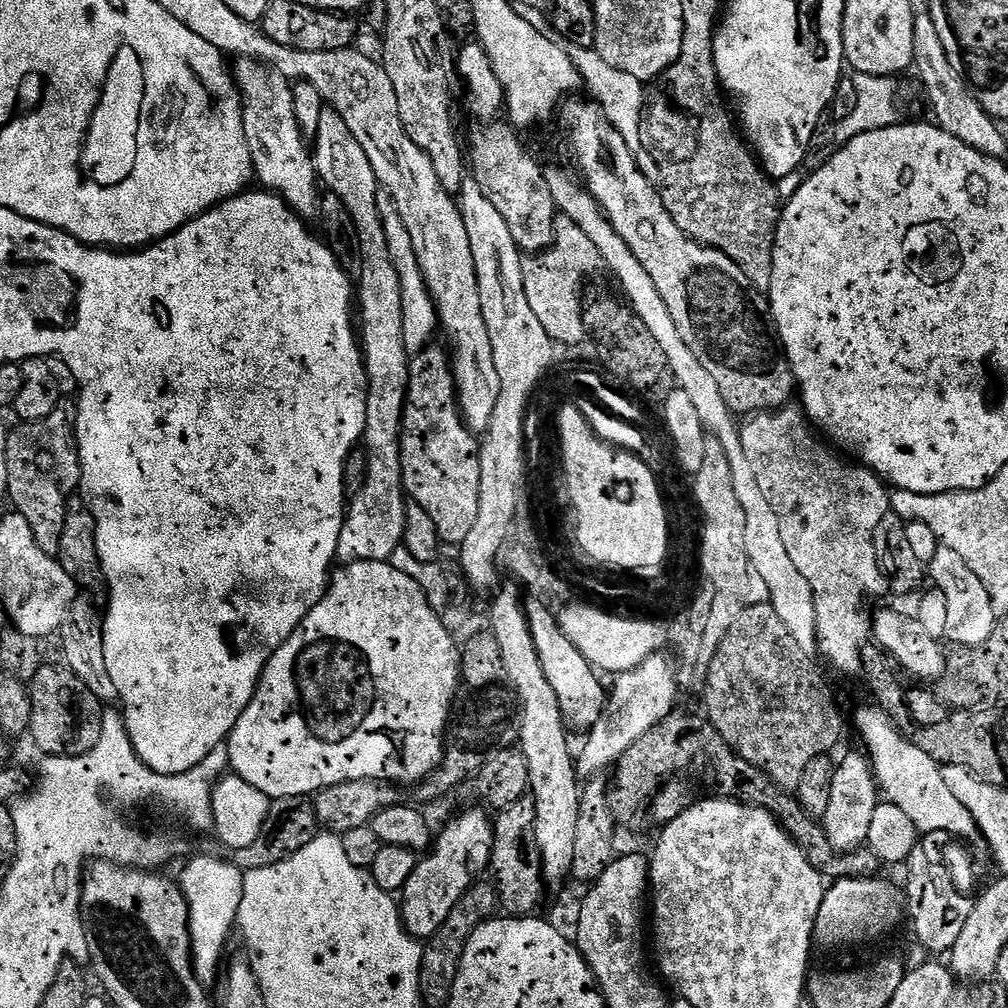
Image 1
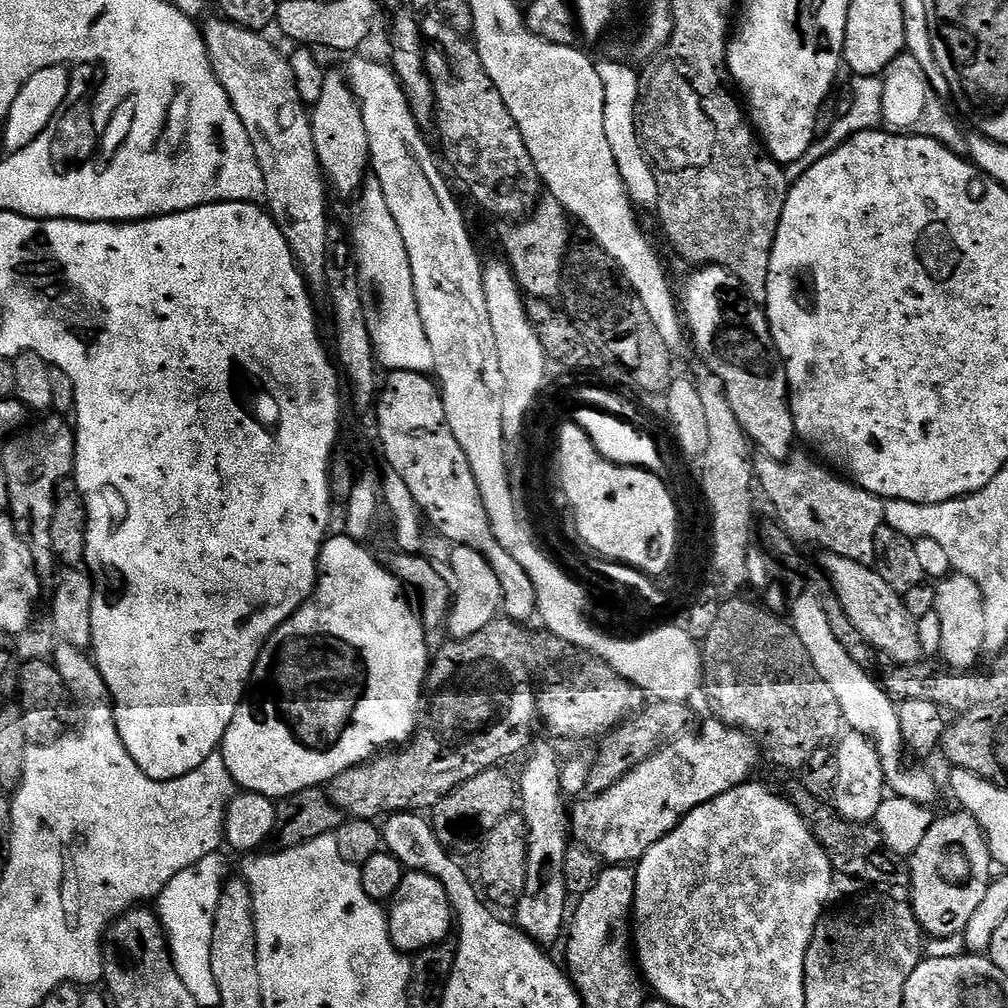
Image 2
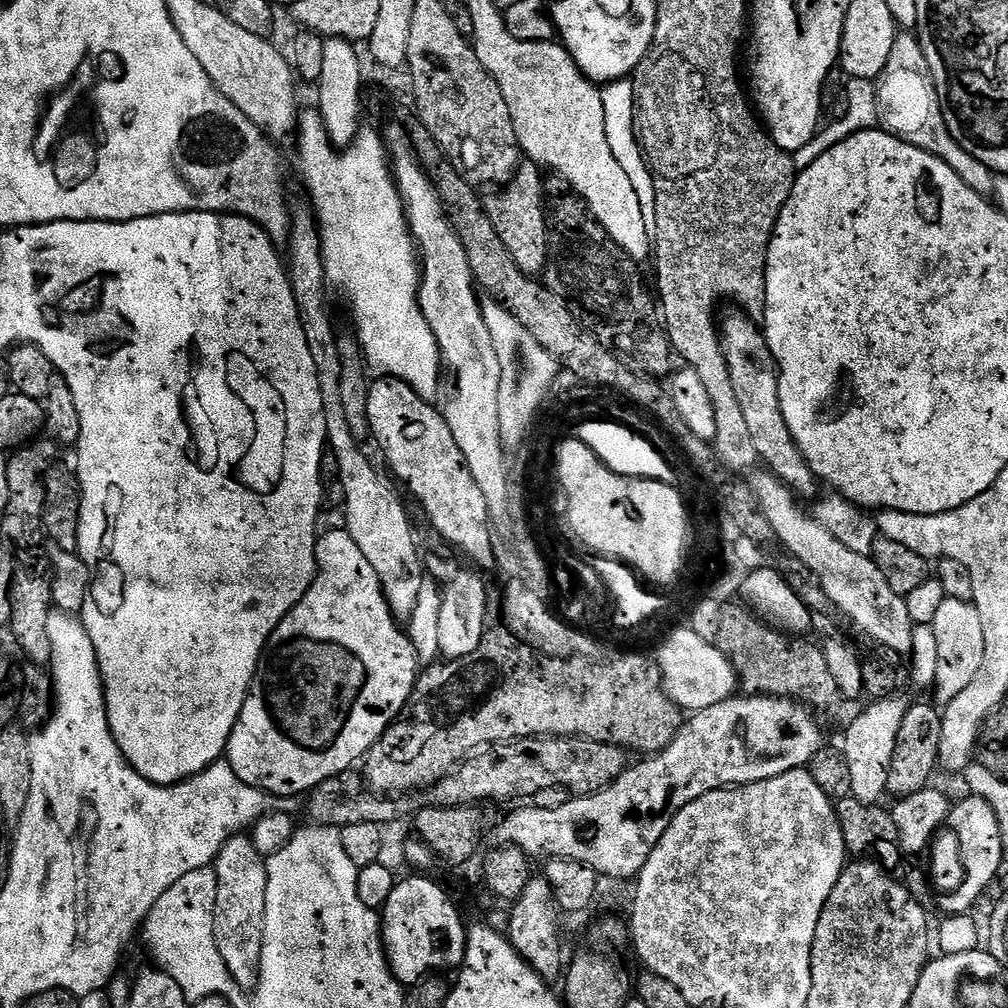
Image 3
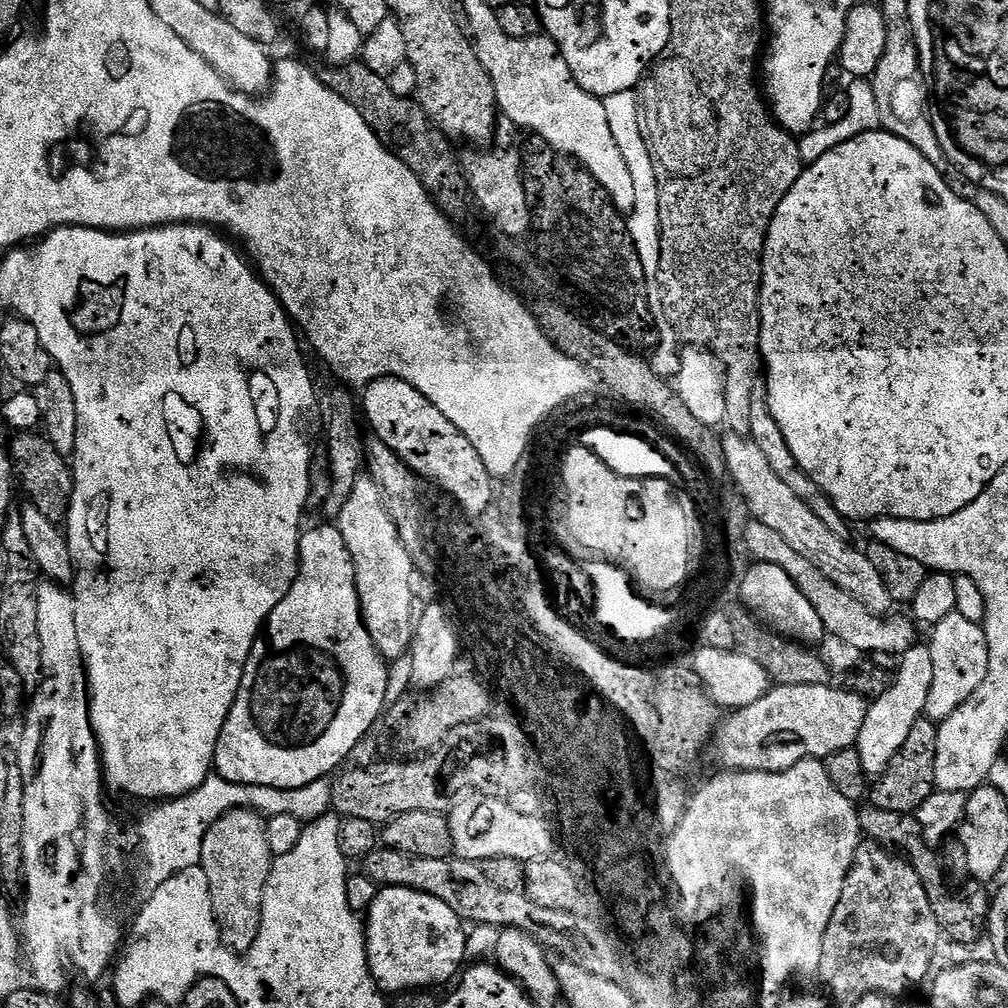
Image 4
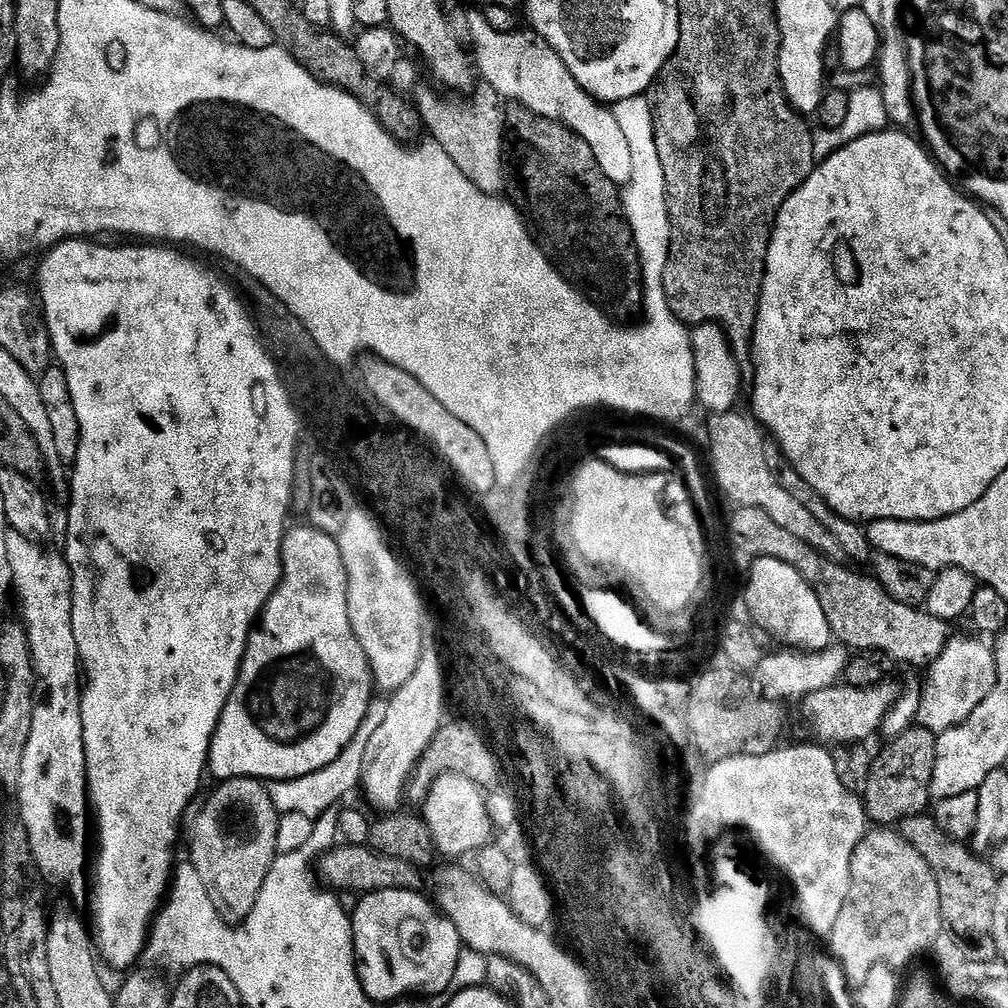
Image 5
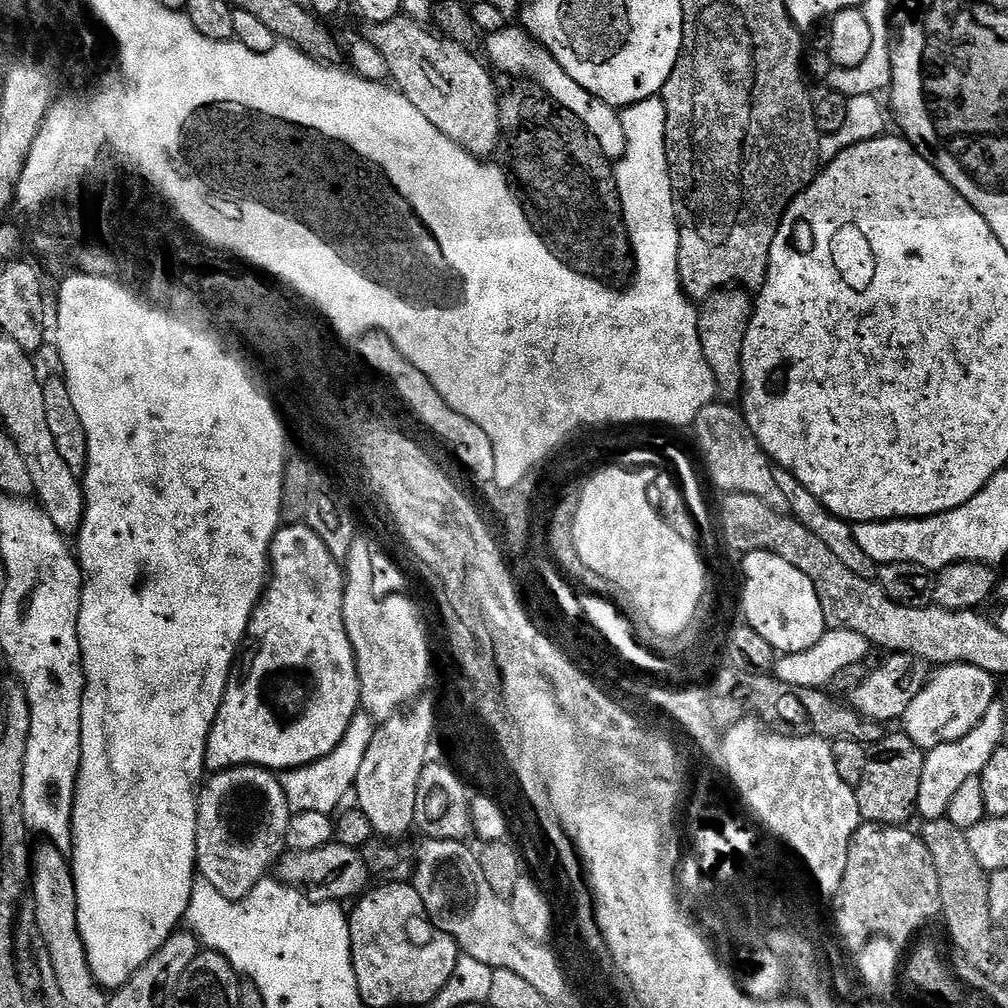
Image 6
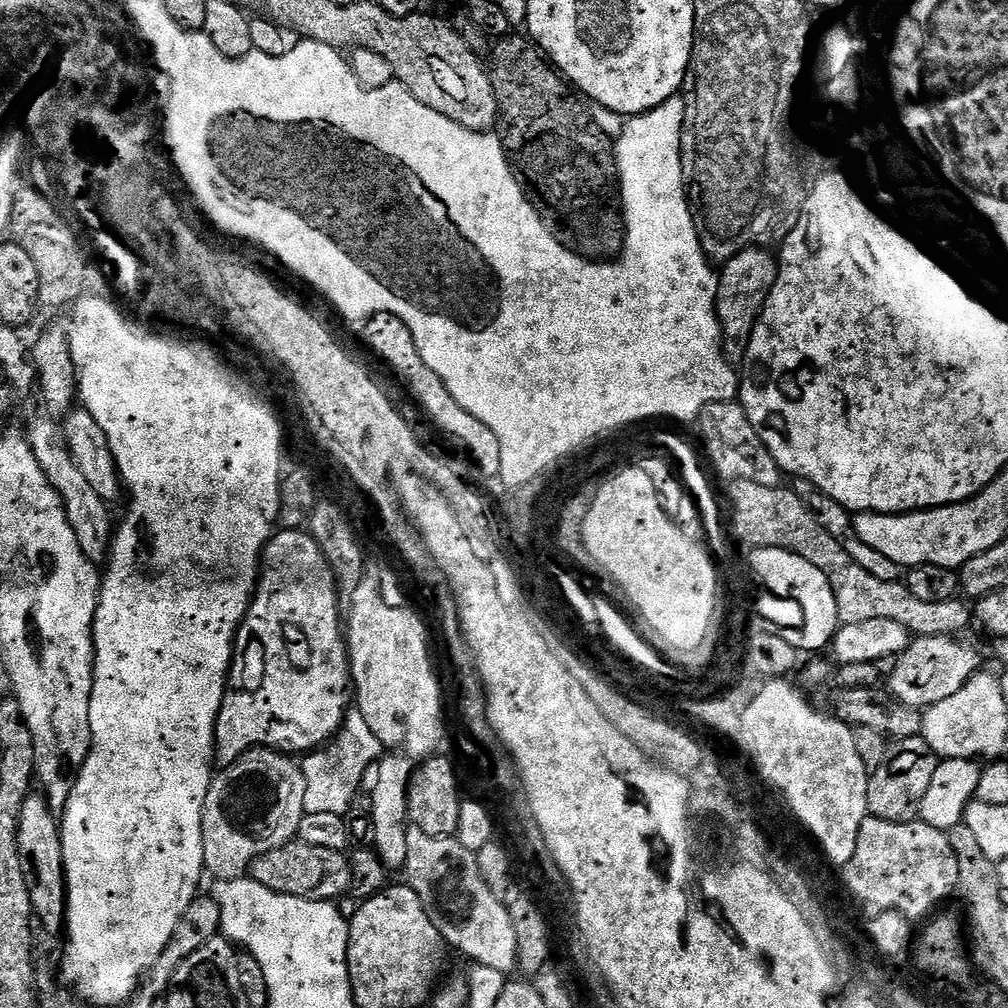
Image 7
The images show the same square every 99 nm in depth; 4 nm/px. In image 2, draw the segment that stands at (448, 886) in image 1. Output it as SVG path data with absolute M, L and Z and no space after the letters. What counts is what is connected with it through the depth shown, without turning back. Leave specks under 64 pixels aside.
M408 872L405 875L402 886L398 886L386 911L390 938L398 951L405 954L425 952L435 944L445 943L449 939L448 931L454 928L454 913L446 890L424 872Z

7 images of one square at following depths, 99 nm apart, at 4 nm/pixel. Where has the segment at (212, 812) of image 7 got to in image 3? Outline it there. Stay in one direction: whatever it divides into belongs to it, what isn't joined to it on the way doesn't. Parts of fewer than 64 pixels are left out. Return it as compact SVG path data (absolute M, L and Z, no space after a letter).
M251 835L231 836L216 855L217 896L214 902L213 932L230 978L237 989L253 989L260 980L260 959L266 922L266 886L268 865L254 846Z

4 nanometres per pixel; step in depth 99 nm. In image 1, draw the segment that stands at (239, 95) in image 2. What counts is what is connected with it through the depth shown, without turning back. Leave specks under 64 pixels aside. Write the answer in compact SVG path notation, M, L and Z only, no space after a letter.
M238 58L232 66L233 80L241 93L243 110L243 133L246 134L246 142L250 147L250 156L253 175L263 189L280 195L289 208L301 219L309 220L319 211L318 177L316 165L311 149L306 148L305 133L298 126L298 120L294 114L294 100L292 87L284 76L277 75L272 69L254 59Z

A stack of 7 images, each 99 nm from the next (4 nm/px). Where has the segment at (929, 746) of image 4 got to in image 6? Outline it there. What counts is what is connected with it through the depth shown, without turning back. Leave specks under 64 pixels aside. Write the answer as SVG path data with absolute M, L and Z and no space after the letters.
M896 730L891 736L883 741L884 751L882 754L873 755L868 761L862 782L855 787L856 801L860 811L861 821L869 824L895 824L904 826L909 823L911 816L917 815L916 803L918 802L918 790L922 787L922 766L924 765L925 749L919 748L913 740L905 737L903 731Z

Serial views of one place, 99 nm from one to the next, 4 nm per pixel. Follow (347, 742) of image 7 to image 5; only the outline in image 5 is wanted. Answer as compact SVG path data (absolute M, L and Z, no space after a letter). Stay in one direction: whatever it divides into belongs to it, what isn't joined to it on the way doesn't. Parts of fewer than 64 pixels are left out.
M374 698L366 710L366 718L362 718L362 726L358 726L358 734L350 738L350 746L330 762L322 770L314 774L306 774L297 780L274 780L268 784L268 793L274 802L274 806L281 812L290 814L306 814L313 818L321 816L326 810L337 807L339 801L347 792L352 792L361 787L362 762L366 758L366 746L370 743L370 737L376 733L378 726L382 726L382 721L386 719L388 700L384 698Z

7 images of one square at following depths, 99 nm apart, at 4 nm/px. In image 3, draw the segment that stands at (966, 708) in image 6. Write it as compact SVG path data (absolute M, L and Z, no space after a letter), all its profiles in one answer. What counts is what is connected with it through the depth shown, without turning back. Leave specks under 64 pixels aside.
M949 600L942 602L938 618L931 624L934 638L938 638L938 674L934 685L935 703L943 706L954 702L970 682L974 682L982 666L986 650L986 638L982 638L982 618L978 618L976 605L966 600Z

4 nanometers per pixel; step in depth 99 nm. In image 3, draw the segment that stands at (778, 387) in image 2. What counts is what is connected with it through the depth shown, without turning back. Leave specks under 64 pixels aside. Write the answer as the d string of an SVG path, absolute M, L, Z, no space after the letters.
M743 314L735 315L719 321L718 335L722 341L726 366L730 370L730 382L734 382L738 406L742 406L742 415L746 418L750 439L754 441L754 450L758 450L758 461L787 488L792 489L797 497L815 497L818 489L816 475L810 470L806 458L802 458L802 450L798 450L794 434L790 434L790 426L786 426L786 418L782 418L782 402L778 402L780 374L774 354L757 321Z

